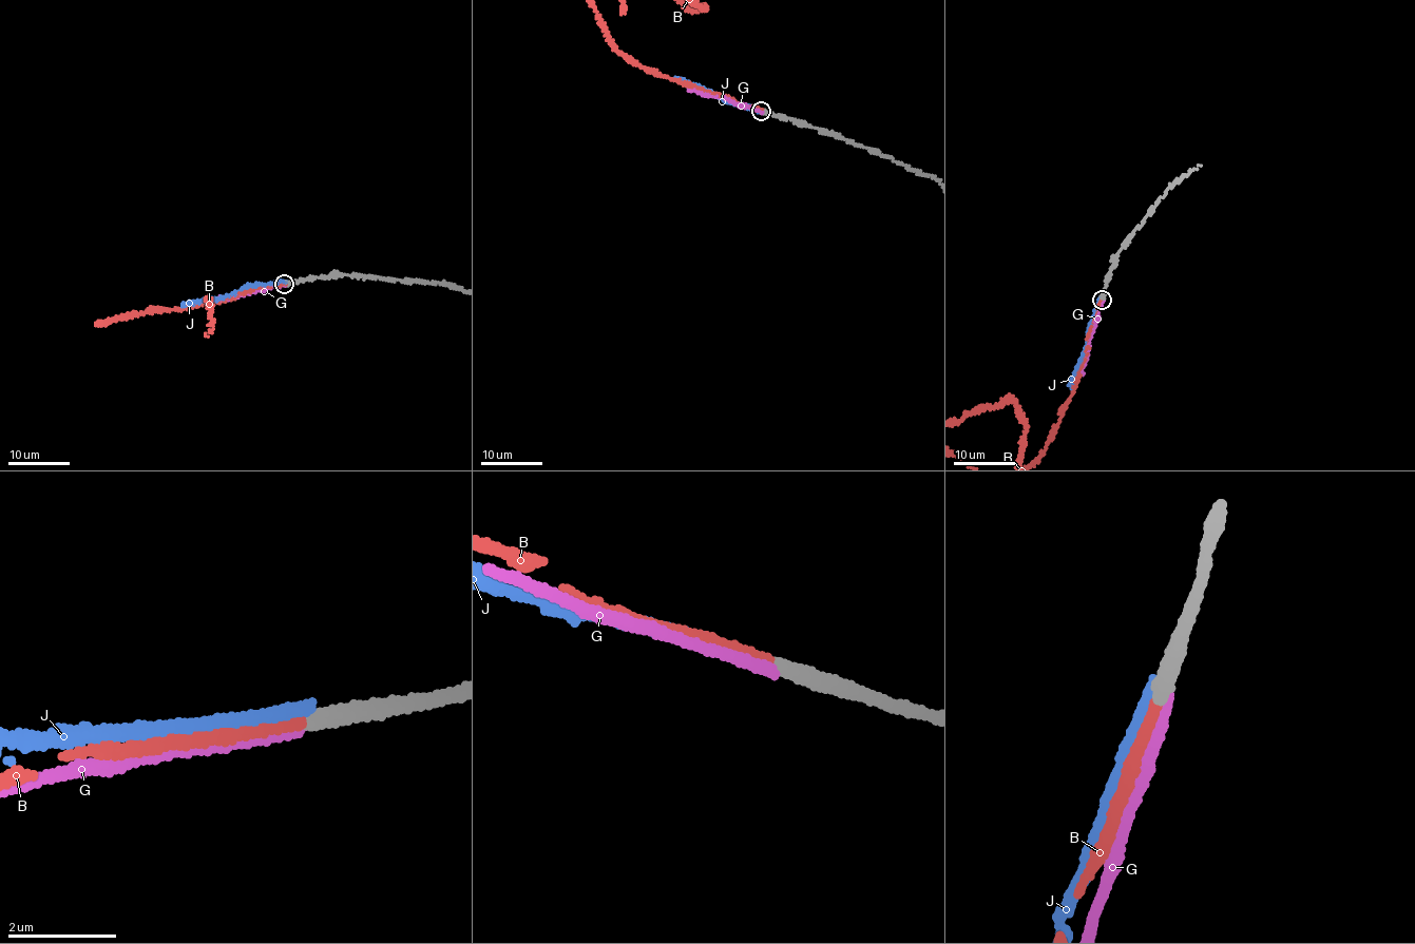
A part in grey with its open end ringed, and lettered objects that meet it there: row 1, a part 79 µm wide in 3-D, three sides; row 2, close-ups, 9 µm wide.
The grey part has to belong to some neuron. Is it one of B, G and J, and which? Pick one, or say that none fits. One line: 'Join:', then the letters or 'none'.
Join: B

